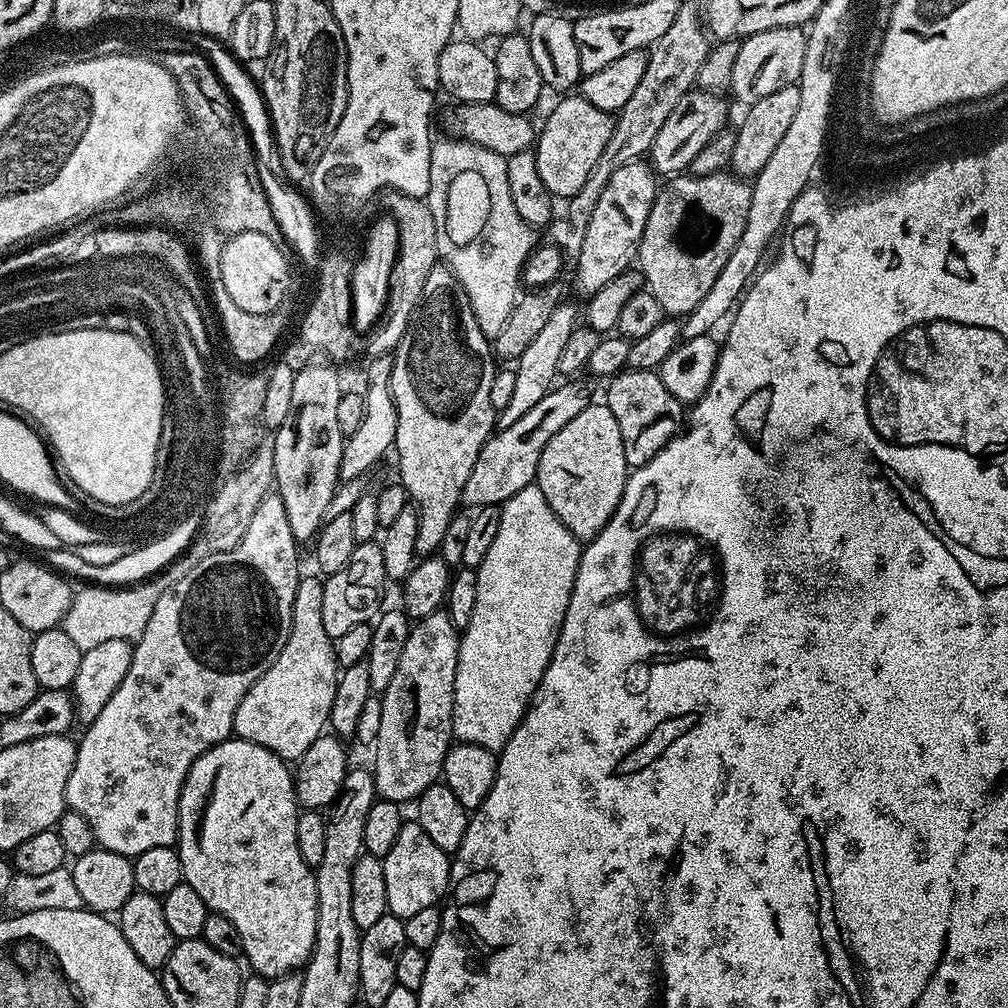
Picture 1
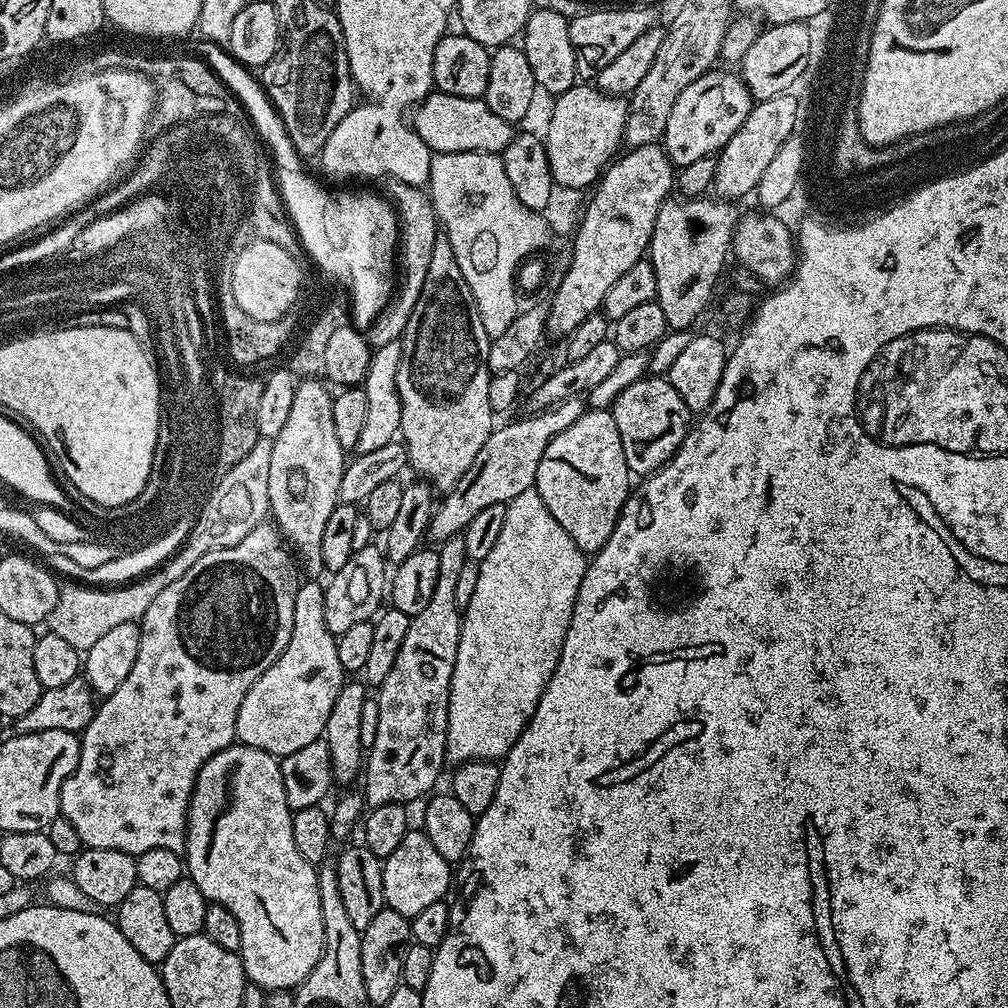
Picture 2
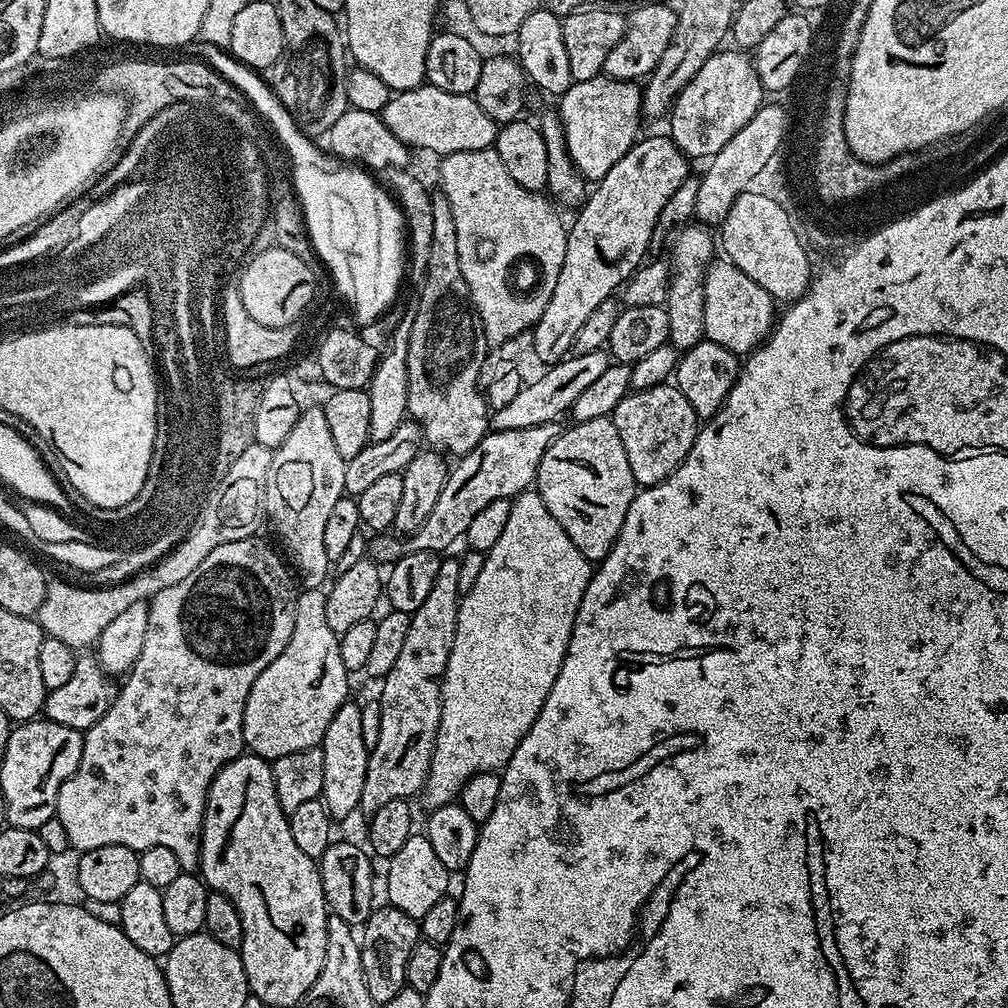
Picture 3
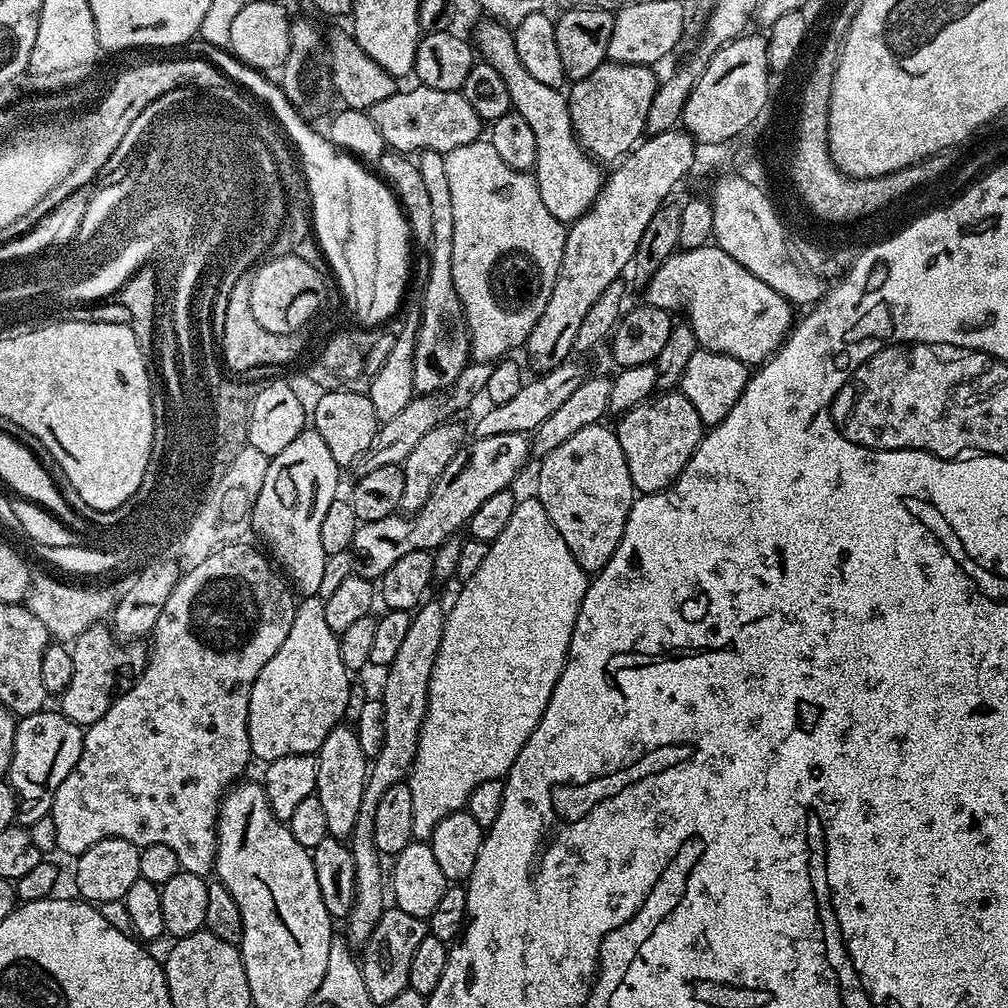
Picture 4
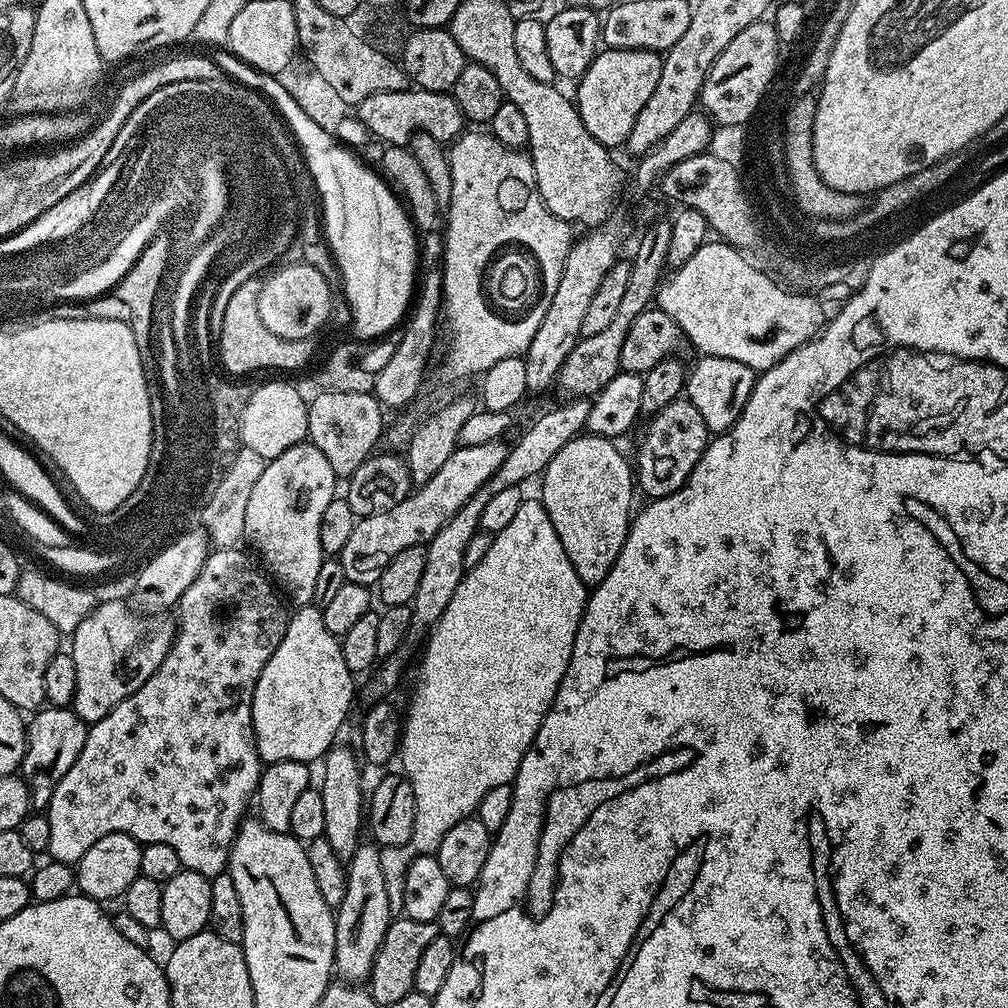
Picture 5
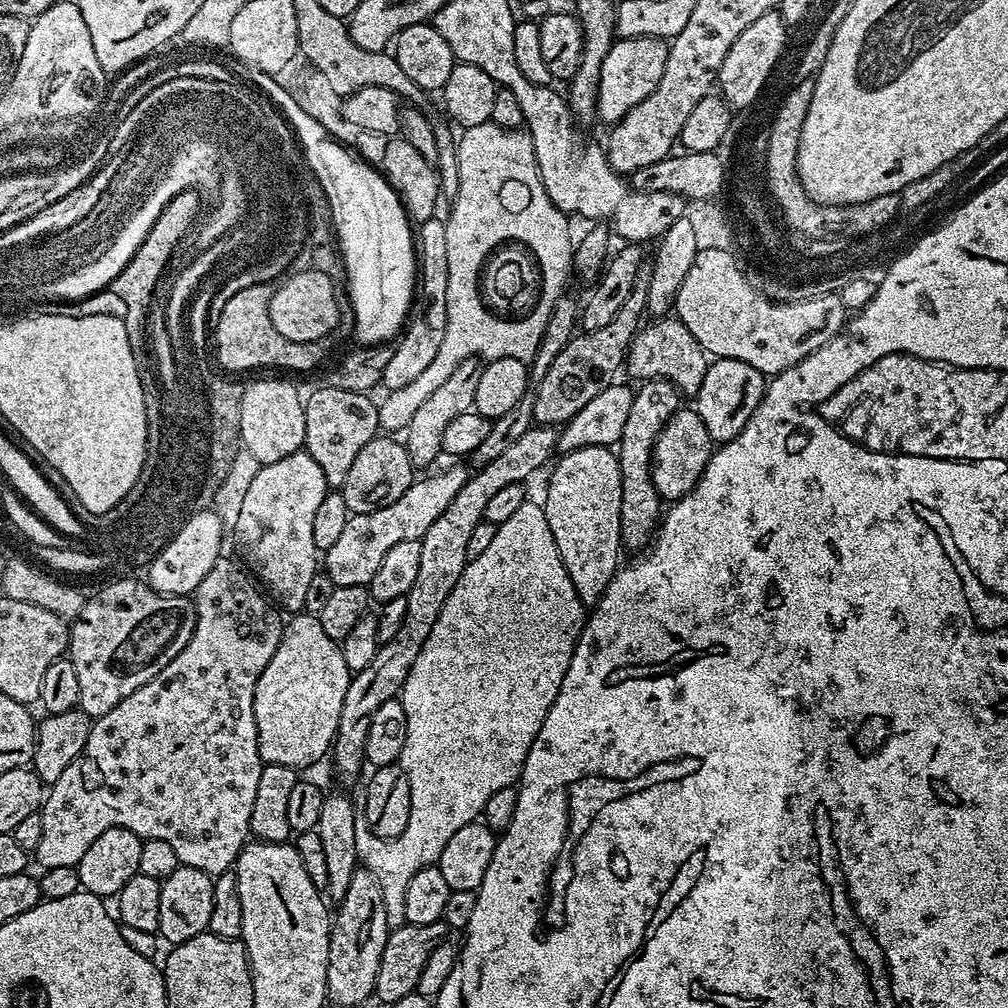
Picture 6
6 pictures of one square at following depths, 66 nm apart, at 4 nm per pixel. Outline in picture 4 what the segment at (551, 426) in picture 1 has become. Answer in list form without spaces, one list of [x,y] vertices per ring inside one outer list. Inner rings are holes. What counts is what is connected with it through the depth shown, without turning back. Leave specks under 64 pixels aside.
[[[523,432],[482,436],[465,443],[464,447],[450,458],[450,466],[442,470],[442,478],[434,486],[426,506],[411,514],[393,514],[377,520],[357,523],[351,552],[355,556],[359,575],[369,578],[383,576],[398,558],[410,554],[410,550],[423,552],[435,550],[447,540],[453,539],[456,531],[463,529],[468,519],[486,502],[486,498],[511,489],[512,479],[530,460],[530,440]]]

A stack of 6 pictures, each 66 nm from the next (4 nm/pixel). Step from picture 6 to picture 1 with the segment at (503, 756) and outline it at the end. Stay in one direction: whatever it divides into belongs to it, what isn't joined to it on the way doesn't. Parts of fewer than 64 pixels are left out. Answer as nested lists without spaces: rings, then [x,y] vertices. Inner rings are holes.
[[[536,483],[527,484],[522,490],[518,490],[518,494],[514,494],[510,499],[504,501],[500,508],[498,535],[494,538],[486,558],[476,569],[478,599],[474,601],[470,622],[467,628],[463,629],[460,637],[458,670],[454,678],[454,710],[452,711],[452,735],[459,743],[477,744],[486,750],[499,753],[500,749],[506,746],[506,742],[510,742],[514,730],[522,722],[524,711],[532,702],[532,695],[535,694],[542,682],[542,674],[546,674],[546,666],[550,666],[550,658],[554,654],[554,646],[558,642],[560,627],[566,618],[566,610],[570,606],[570,594],[574,590],[574,578],[578,574],[581,551],[581,541],[577,540],[574,534],[570,534],[570,530],[566,530],[566,526],[562,526],[558,514],[554,514],[554,510],[550,510],[550,502],[546,502],[546,494],[542,494],[542,490]]]

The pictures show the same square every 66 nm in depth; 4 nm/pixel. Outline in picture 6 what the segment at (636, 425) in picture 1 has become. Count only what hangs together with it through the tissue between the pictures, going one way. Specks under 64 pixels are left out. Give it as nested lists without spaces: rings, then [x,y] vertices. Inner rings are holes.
[[[695,407],[677,408],[676,413],[666,422],[666,426],[662,426],[652,451],[652,481],[661,501],[675,502],[690,494],[698,478],[702,478],[713,451],[714,441],[710,438],[710,434],[706,434],[706,426]]]

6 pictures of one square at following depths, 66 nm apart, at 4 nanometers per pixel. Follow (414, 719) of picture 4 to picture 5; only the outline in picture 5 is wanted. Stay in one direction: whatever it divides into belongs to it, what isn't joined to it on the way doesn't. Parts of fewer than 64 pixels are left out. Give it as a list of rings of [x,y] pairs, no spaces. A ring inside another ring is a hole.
[[[361,842],[346,862],[346,894],[334,909],[336,929],[334,930],[334,972],[344,982],[364,982],[372,972],[374,954],[382,944],[386,930],[392,925],[394,913],[390,910],[390,894],[386,890],[386,878],[382,878],[380,848],[372,842]]]

